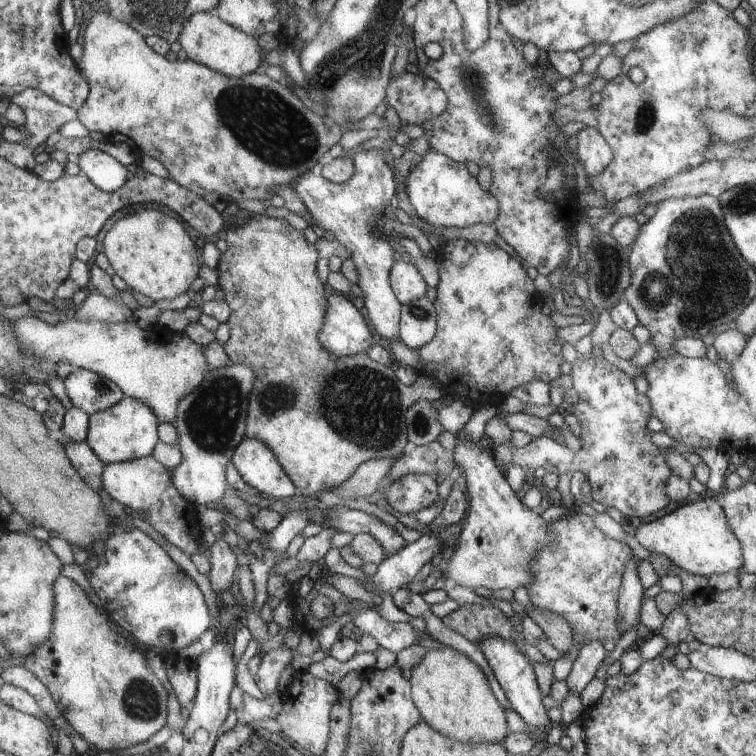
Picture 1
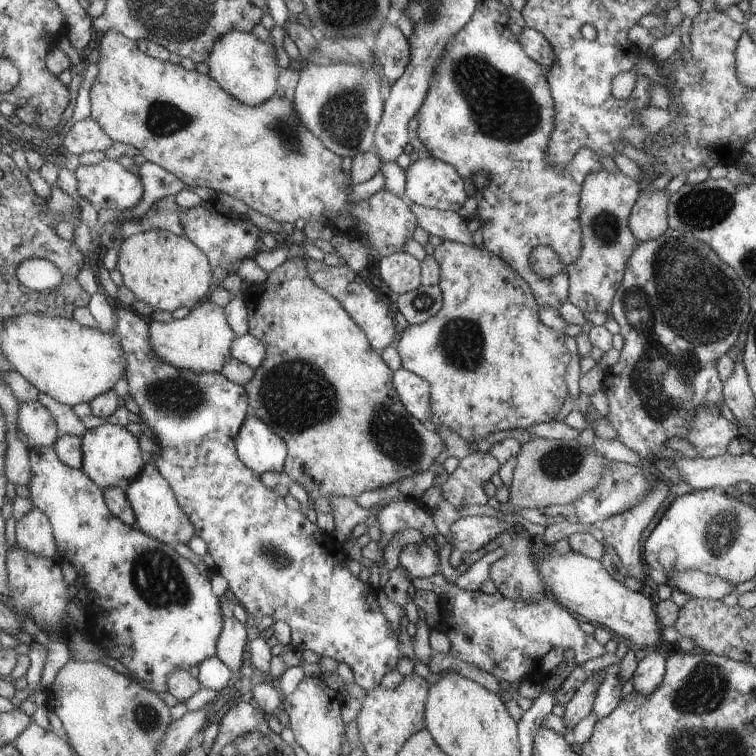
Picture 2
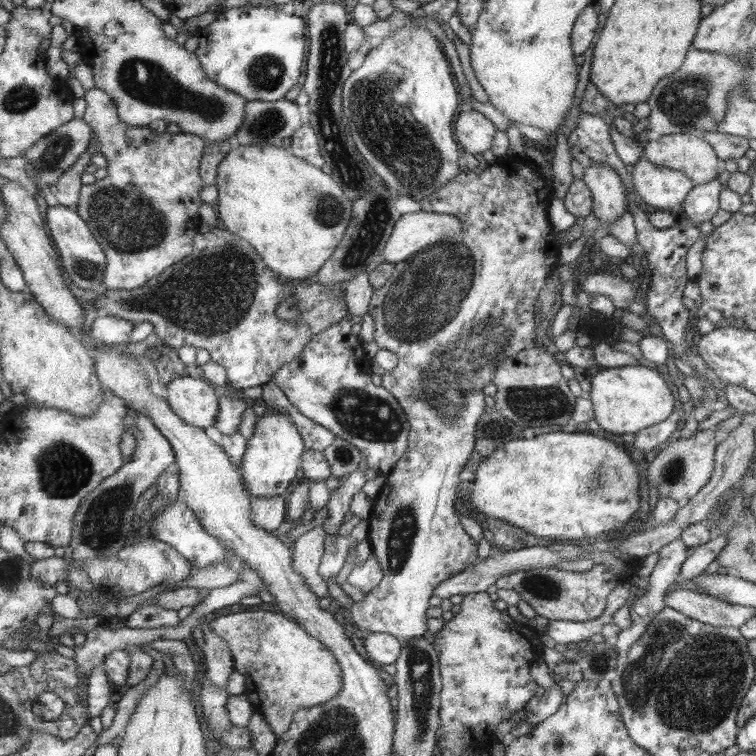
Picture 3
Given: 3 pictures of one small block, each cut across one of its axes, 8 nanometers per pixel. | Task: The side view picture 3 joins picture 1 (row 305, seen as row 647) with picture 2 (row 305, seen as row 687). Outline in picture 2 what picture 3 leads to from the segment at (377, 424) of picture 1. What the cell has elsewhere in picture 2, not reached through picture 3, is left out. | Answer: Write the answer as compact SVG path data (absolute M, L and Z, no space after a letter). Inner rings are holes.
M299 254L298 258L286 260L282 265L268 273L266 282L262 284L252 284L243 294L243 300L247 307L249 333L264 343L266 348L266 358L264 362L255 369L254 376L250 382L245 384L247 395L254 414L258 415L284 442L290 447L290 456L287 458L283 473L289 482L297 482L308 492L309 498L317 499L320 496L344 496L348 498L358 498L363 492L378 490L380 486L392 486L394 482L400 482L400 478L412 478L414 474L426 472L436 456L445 448L444 440L426 428L426 424L412 415L403 401L396 394L394 385L394 372L390 364L383 358L380 351L376 350L364 334L363 329L355 322L355 319L344 310L342 303L331 295L323 287L312 282L306 270L304 255Z

